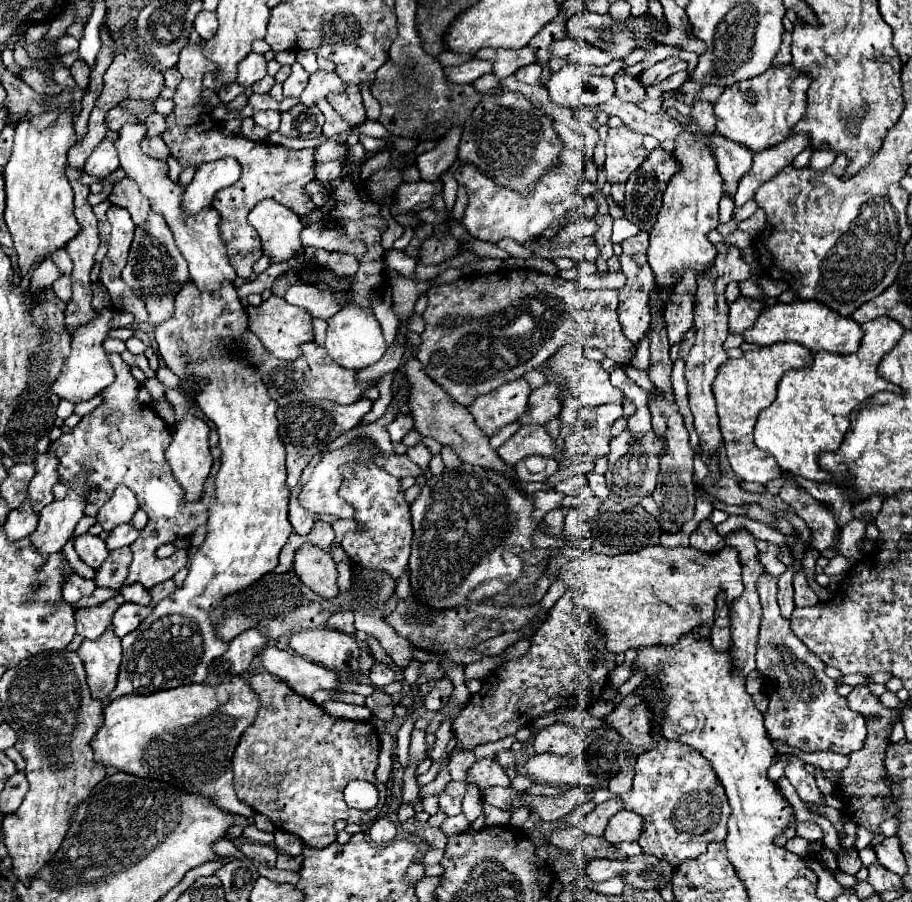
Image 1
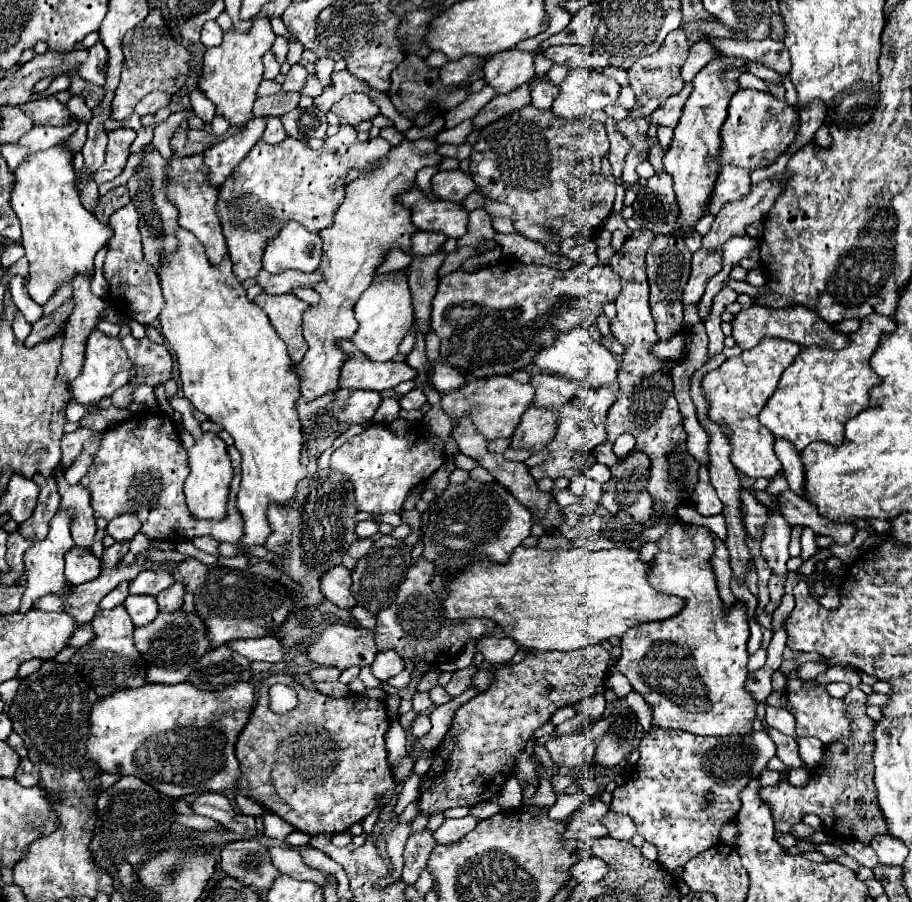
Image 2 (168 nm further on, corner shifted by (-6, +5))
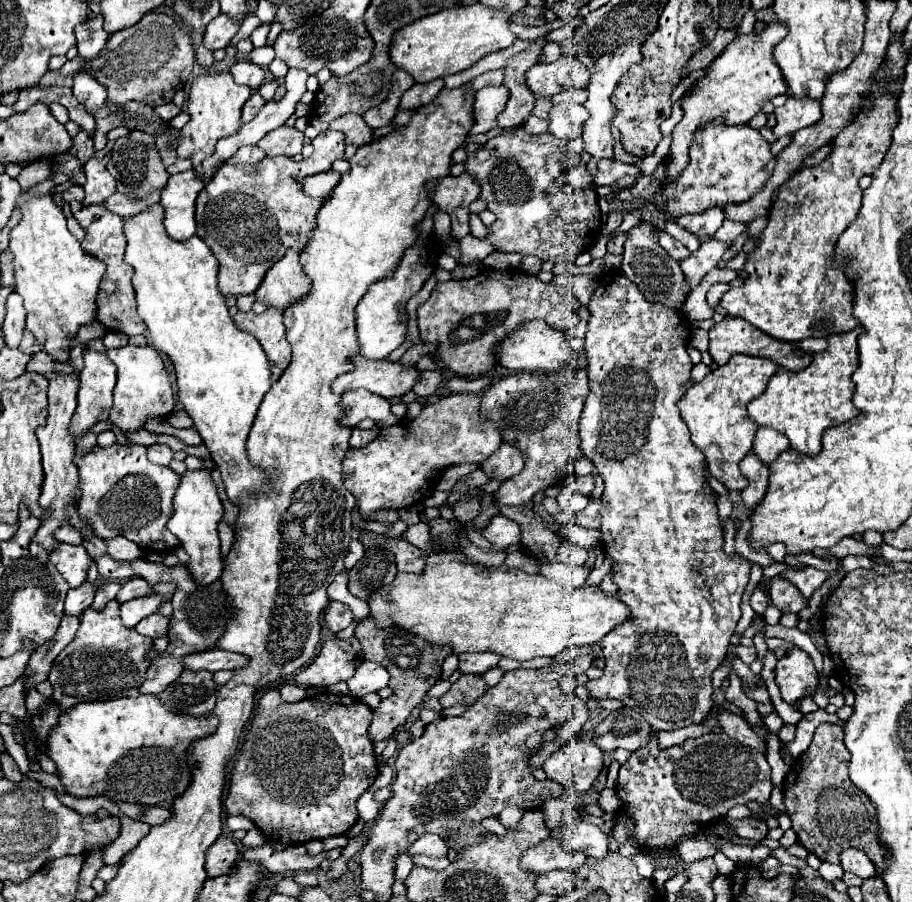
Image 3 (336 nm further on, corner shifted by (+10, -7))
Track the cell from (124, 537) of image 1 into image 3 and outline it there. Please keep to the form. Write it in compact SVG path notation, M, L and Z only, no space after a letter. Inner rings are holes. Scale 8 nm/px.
M84 582L82 586L70 590L68 598L66 598L66 614L70 614L70 616L84 614L84 610L94 600L94 592L96 592L96 588L90 582Z

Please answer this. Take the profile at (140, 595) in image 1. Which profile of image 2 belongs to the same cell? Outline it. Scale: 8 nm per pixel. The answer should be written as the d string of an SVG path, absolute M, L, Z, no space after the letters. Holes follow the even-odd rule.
M142 570L130 582L130 594L150 594L150 596L156 596L160 590L168 588L170 584L172 584L172 574L168 570L160 570L160 572Z

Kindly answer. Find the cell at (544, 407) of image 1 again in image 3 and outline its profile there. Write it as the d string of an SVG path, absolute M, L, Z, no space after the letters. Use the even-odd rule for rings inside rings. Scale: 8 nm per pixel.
M504 442L480 468L484 470L486 476L504 482L504 480L516 476L524 468L524 456L520 454L520 450L516 446Z

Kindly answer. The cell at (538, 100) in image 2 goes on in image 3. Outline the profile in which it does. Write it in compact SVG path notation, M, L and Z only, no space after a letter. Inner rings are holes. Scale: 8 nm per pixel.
M530 116L526 122L524 122L524 130L532 136L542 136L548 132L548 122L542 120L542 118L536 118L536 116Z

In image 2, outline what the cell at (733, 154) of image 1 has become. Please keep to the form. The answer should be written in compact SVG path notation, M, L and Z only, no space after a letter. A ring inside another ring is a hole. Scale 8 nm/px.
M722 164L722 172L720 178L716 180L714 192L712 192L712 202L708 204L710 214L718 214L720 208L728 202L736 202L740 198L746 198L746 194L750 192L750 172L740 168L740 166L732 166L732 164Z

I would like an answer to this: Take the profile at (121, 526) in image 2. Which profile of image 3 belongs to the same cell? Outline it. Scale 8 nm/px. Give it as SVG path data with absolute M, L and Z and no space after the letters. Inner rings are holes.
M112 538L112 540L106 540L106 546L108 546L108 554L114 558L114 560L138 560L144 556L142 548L126 538Z

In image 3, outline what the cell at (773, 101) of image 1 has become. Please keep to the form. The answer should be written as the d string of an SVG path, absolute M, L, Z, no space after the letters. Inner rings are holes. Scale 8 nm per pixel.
M714 122L700 130L690 148L690 162L674 182L662 182L654 198L656 210L668 218L684 214L702 214L710 208L740 204L764 188L764 182L774 170L770 144L750 126L724 126Z

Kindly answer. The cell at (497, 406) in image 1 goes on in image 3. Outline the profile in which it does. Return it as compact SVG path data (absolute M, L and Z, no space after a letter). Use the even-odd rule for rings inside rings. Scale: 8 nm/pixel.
M448 394L440 398L436 404L428 404L422 408L420 416L406 422L382 428L374 442L364 448L350 448L344 462L342 462L342 482L360 502L360 514L372 514L378 508L406 508L418 500L424 500L430 494L432 482L436 480L438 472L446 470L448 466L456 466L462 462L476 462L482 464L496 448L500 448L502 438L496 426L488 420L480 420L480 394Z

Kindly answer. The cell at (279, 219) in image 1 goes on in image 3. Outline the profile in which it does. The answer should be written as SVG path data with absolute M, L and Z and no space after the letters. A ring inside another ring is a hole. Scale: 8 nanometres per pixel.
M288 252L276 266L272 266L256 290L256 300L268 308L286 310L292 302L310 294L310 280L302 272L300 256Z

